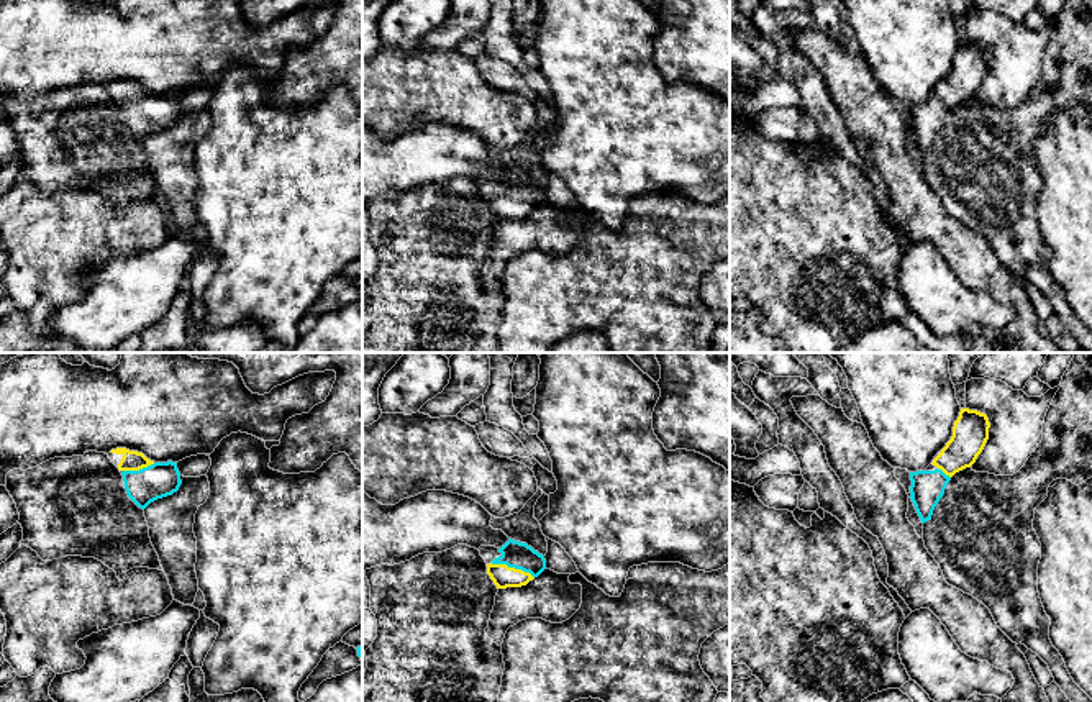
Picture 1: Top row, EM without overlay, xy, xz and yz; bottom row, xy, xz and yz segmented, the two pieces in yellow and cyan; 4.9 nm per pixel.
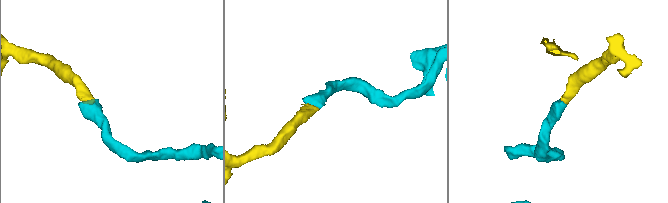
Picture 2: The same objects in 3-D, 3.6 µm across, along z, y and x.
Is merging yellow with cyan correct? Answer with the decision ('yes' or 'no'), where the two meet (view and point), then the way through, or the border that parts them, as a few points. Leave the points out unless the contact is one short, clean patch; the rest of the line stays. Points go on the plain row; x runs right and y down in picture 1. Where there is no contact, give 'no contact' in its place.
yes | xz (512, 200) | across xz (502, 209), (512, 200), (517, 187)

